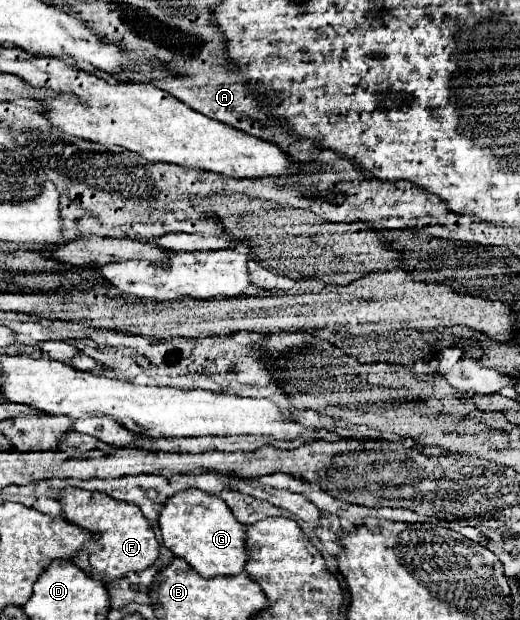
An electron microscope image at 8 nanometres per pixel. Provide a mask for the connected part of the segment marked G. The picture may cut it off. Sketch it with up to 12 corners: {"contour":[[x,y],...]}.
{"contour":[[199,489],[159,511],[163,545],[201,577],[245,569],[245,525]]}

